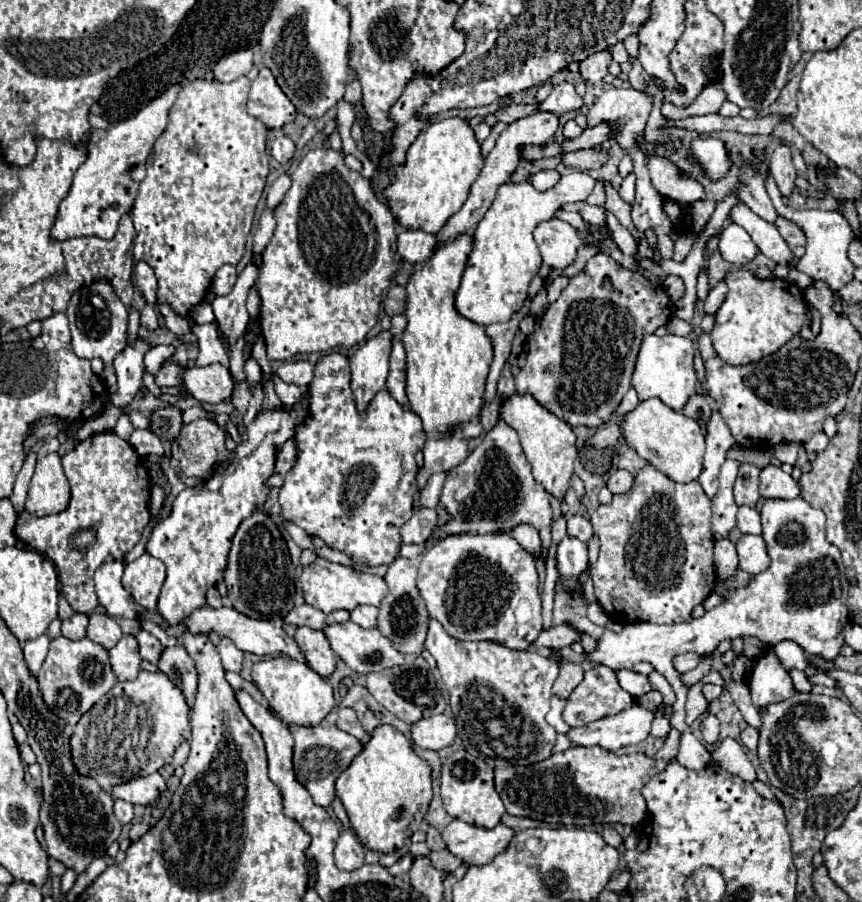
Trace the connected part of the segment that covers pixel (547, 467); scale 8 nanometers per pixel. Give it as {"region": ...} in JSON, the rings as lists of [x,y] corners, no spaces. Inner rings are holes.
{"region":[[[514,393],[506,399],[500,397],[498,415],[508,427],[512,427],[518,433],[524,455],[526,455],[528,463],[532,465],[534,479],[538,483],[542,483],[550,495],[562,499],[568,489],[568,481],[572,475],[572,463],[578,453],[578,449],[574,445],[576,437],[574,437],[570,425],[560,421],[556,415],[550,415],[550,411],[546,411],[546,407],[542,407],[532,395],[520,395],[520,393]]]}

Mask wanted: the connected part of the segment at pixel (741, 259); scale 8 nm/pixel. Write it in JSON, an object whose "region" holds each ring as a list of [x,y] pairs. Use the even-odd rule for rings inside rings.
{"region":[[[728,225],[718,239],[718,251],[732,265],[748,265],[758,255],[758,247],[740,225]]]}

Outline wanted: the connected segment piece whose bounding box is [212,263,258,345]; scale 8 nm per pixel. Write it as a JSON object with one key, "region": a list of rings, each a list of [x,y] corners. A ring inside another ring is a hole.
{"region":[[[248,263],[246,269],[238,275],[232,293],[226,297],[216,297],[212,301],[216,321],[220,325],[220,331],[224,333],[224,345],[236,345],[236,341],[244,335],[250,323],[250,315],[246,311],[246,297],[256,277],[258,277],[258,267],[254,263]]]}

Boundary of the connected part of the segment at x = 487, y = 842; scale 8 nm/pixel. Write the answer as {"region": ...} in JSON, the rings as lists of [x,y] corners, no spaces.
{"region":[[[454,819],[442,831],[446,849],[470,867],[472,865],[482,867],[482,865],[490,863],[490,859],[494,859],[500,851],[506,849],[506,845],[510,843],[512,837],[514,837],[514,831],[510,827],[506,827],[504,823],[486,831],[486,829],[468,825],[460,819]]]}

